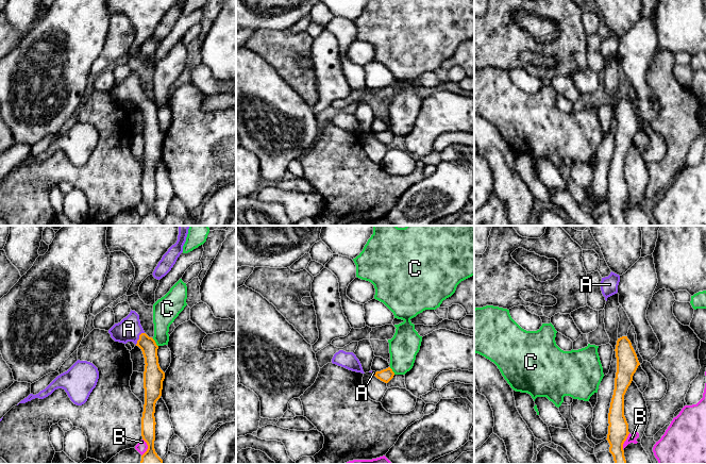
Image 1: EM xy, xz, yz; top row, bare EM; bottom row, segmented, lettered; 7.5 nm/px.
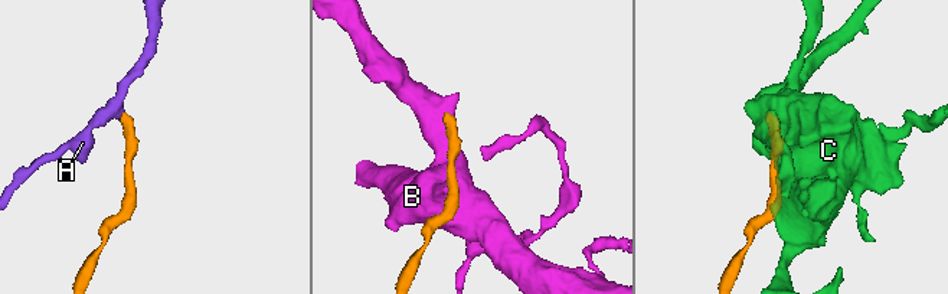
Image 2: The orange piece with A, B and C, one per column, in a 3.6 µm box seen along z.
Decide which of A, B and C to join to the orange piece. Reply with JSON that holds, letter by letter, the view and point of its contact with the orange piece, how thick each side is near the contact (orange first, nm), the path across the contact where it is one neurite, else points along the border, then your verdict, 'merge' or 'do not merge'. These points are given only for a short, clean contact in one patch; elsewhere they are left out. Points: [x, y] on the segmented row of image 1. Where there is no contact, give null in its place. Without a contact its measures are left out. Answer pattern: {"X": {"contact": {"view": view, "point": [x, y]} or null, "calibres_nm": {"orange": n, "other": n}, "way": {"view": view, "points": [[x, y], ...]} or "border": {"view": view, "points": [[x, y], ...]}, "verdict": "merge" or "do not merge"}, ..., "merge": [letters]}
{"A": {"contact": {"view": "xy", "point": [139, 337]}, "calibres_nm": {"orange": 120, "other": 180}, "way": {"view": "xy", "points": [[148, 345], [139, 337], [129, 329]]}, "verdict": "merge"}, "B": {"contact": {"view": "xy", "point": [148, 447]}, "calibres_nm": {"orange": 160, "other": 90}, "border": {"view": "xy", "points": [[143, 438], [147, 445], [147, 450], [141, 456]]}, "verdict": "do not merge"}, "C": {"contact": {"view": "xy", "point": [155, 343]}, "calibres_nm": {"orange": 160, "other": 180}, "border": {"view": "xy", "points": [[152, 338], [157, 346]]}, "verdict": "do not merge"}, "merge": ["A"]}

